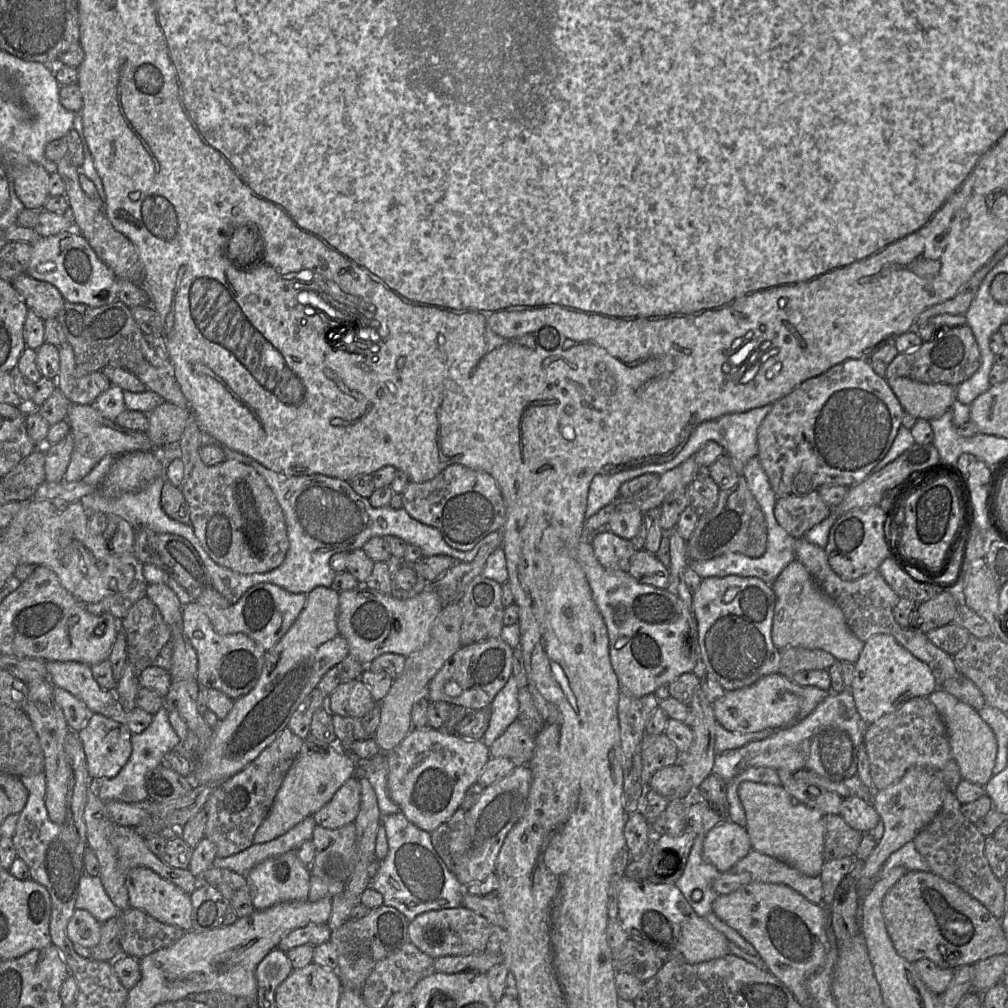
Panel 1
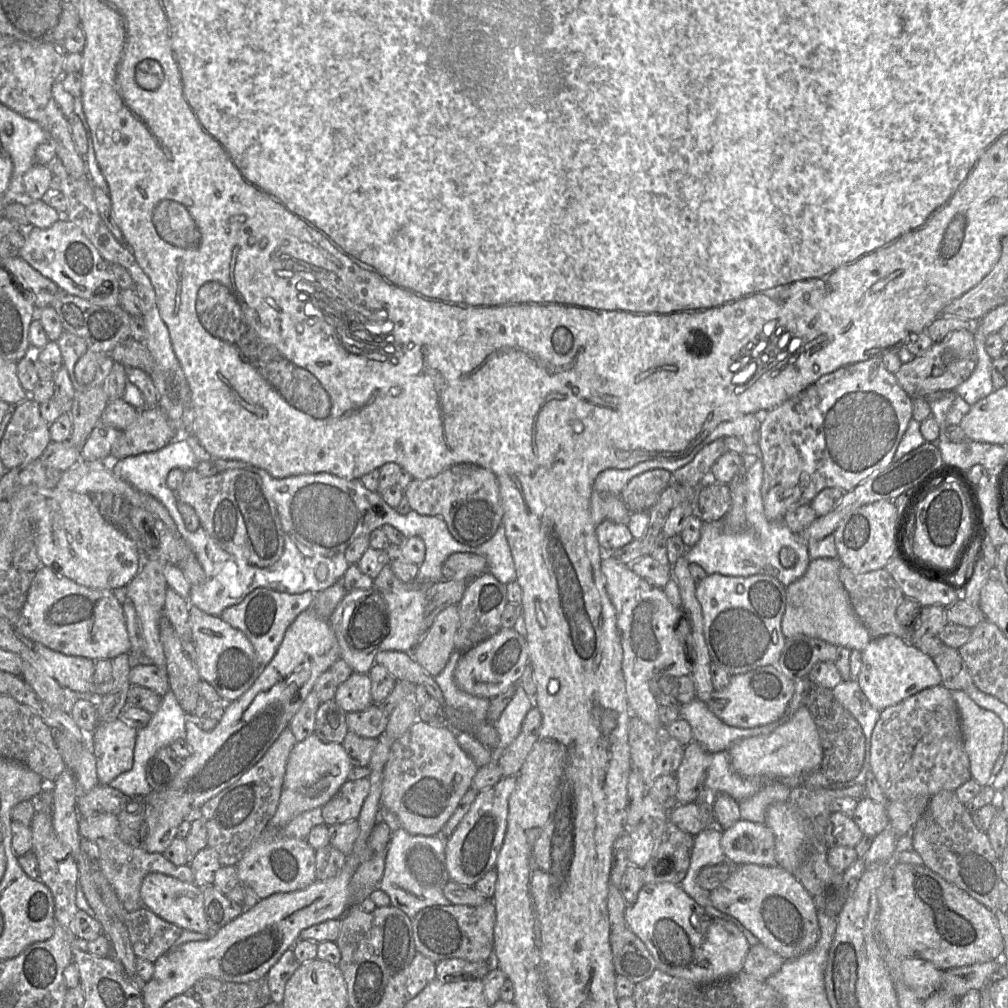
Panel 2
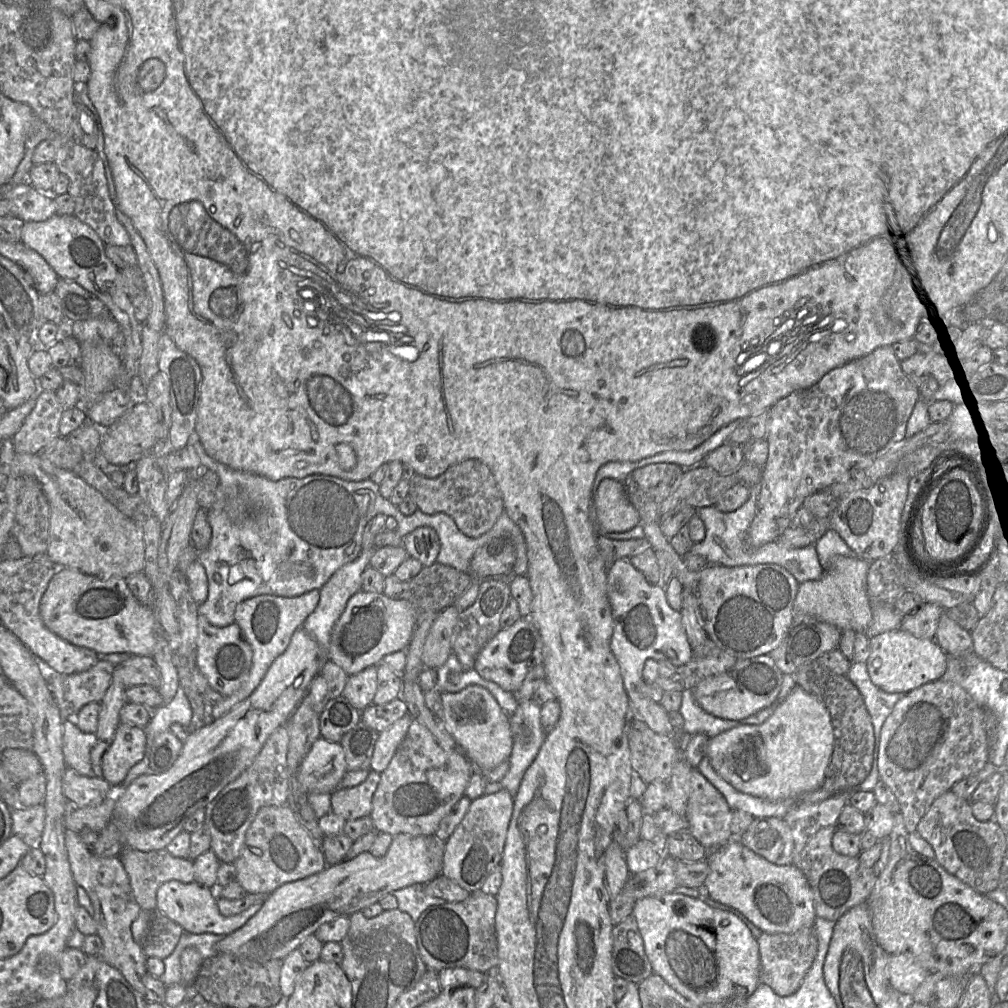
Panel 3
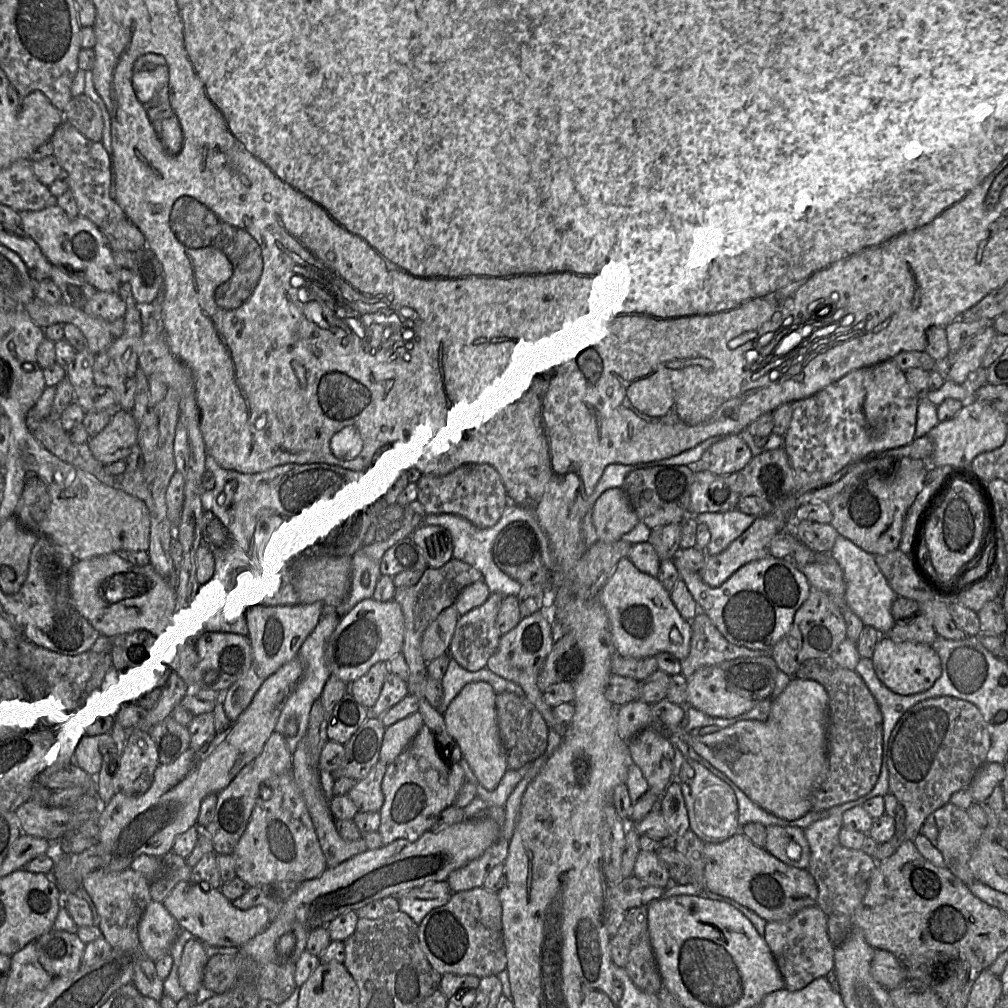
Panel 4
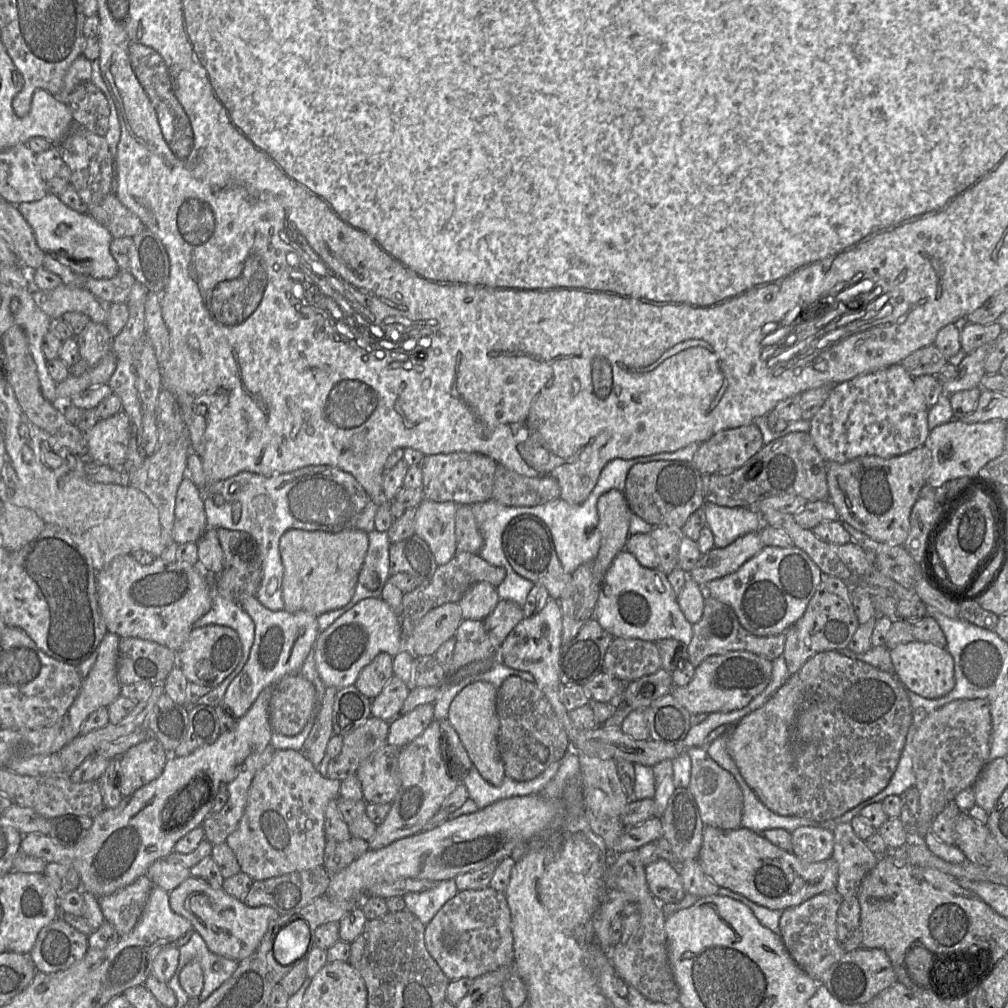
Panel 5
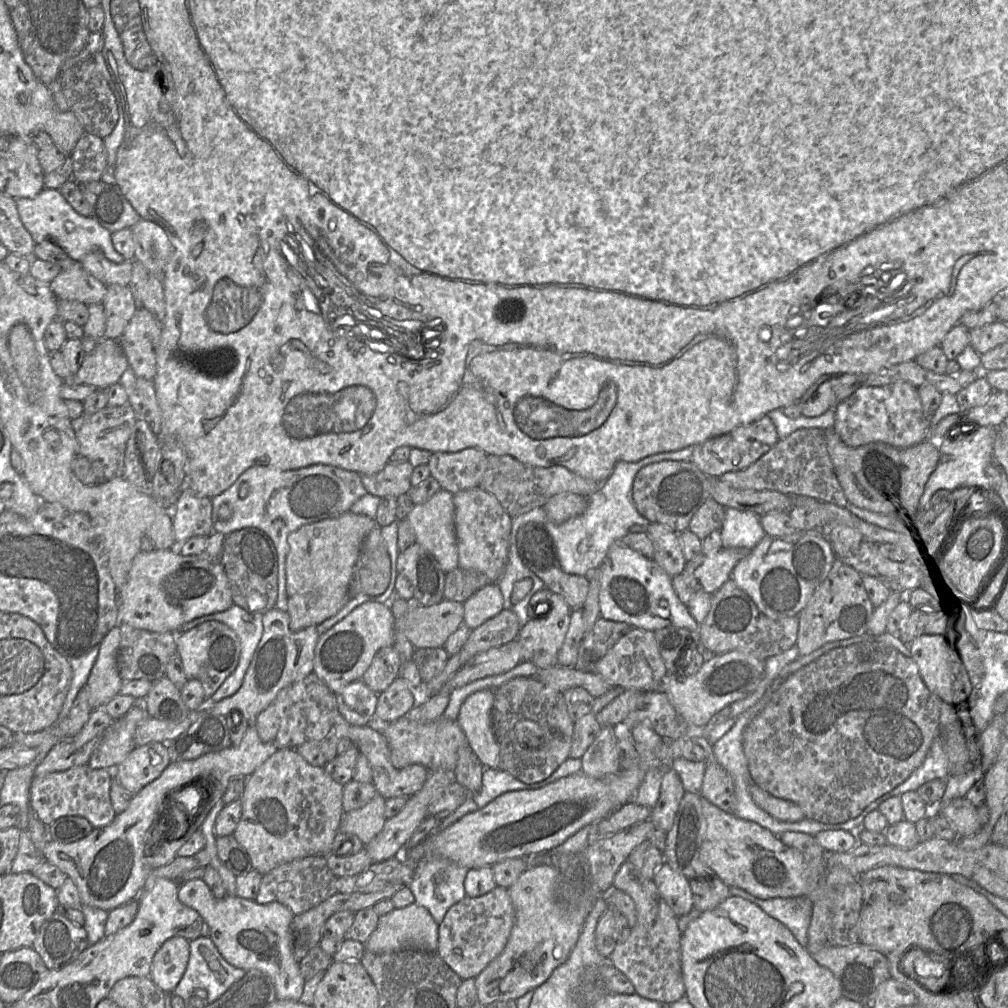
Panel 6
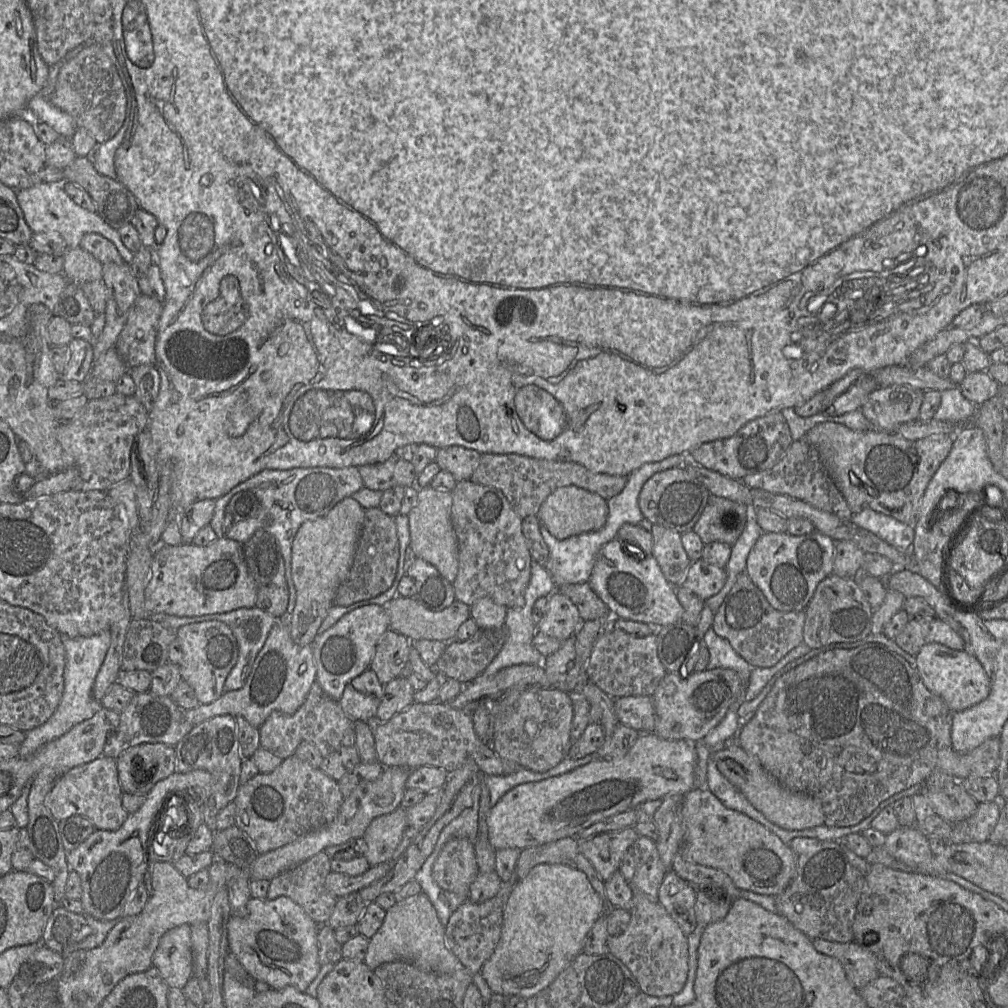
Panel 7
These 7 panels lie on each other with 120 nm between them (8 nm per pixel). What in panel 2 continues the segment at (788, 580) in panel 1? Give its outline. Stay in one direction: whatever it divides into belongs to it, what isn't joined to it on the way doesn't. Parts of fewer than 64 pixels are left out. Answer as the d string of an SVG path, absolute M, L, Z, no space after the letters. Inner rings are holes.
M837 558L811 560L806 573L786 587L786 606L781 621L785 638L802 634L850 650L862 652L866 648L871 637L857 617L839 578L841 566Z

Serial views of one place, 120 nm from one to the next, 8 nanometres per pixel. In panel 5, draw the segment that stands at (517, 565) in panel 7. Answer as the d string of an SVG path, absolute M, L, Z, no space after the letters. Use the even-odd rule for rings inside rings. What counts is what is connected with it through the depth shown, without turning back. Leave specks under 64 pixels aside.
M470 505L457 506L455 516L457 552L478 554L483 546L483 537L478 529Z

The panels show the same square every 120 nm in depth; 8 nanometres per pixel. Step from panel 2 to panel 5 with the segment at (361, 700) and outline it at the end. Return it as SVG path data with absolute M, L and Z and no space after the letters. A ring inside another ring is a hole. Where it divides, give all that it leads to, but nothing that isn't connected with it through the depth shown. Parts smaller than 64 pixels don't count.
M380 652L359 673L354 685L370 699L374 699L393 677L393 657Z

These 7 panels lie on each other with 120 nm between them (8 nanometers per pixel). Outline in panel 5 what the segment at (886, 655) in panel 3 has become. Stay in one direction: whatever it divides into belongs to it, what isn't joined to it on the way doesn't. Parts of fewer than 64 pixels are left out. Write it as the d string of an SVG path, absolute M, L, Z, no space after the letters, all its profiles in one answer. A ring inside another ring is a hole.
M908 642L890 650L894 675L907 689L928 699L941 698L955 686L954 661L946 648L927 642Z

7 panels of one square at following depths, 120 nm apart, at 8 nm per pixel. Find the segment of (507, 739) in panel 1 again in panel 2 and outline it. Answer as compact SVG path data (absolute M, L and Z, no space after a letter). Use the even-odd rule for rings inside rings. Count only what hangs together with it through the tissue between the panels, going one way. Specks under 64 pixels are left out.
M533 705L522 722L519 735L504 749L498 760L502 777L516 776L519 773L526 757L538 739L541 723L541 712Z

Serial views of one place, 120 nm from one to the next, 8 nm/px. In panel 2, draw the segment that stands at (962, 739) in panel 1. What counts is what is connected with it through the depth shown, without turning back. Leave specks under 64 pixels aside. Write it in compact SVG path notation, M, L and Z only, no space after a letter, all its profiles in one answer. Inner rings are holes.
M951 691L951 694L960 714L964 748L970 761L971 778L983 787L990 784L992 769L1001 752L1003 723L994 712L978 706L965 691Z

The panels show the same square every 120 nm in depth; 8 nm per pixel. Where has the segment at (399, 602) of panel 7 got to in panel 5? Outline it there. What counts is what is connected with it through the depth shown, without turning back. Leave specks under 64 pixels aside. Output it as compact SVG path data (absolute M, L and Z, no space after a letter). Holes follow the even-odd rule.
M445 603L430 610L414 628L411 652L414 656L434 655L445 641L454 637L462 620L458 603Z

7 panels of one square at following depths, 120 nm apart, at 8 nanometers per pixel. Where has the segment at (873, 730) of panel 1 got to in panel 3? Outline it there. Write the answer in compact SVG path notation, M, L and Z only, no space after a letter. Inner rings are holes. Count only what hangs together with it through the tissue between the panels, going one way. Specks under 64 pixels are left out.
M939 679L901 698L887 717L880 732L876 762L880 782L896 797L909 834L916 833L920 820L937 798L951 791L959 781L975 776L988 763L984 712L965 690Z

